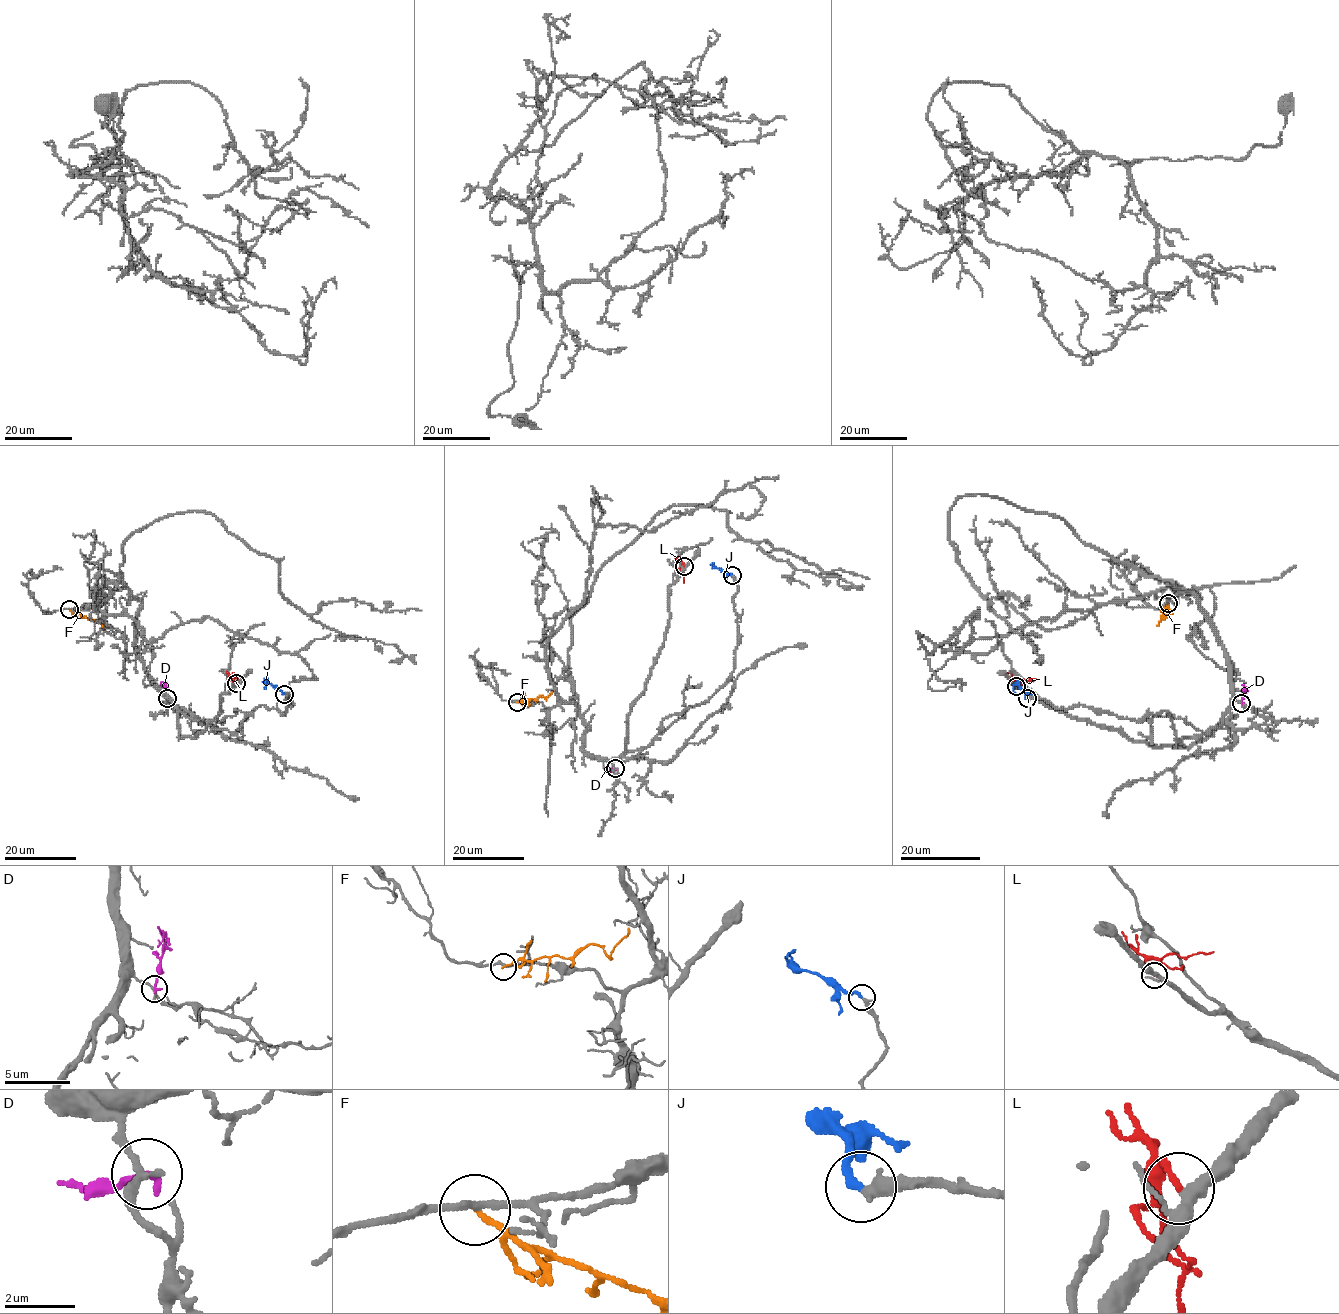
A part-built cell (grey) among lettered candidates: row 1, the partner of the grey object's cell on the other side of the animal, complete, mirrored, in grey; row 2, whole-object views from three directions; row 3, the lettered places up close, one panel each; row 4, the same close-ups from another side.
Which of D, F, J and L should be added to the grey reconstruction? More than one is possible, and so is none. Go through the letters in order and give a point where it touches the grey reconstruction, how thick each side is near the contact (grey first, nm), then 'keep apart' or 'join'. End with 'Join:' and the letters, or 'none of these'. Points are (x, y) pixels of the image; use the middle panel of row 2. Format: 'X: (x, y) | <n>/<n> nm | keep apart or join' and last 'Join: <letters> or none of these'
D: (615, 768) | 220/220 nm | keep apart
F: (517, 702) | 200/150 nm | keep apart
J: (732, 575) | 400/240 nm | join
L: (684, 566) | 280/150 nm | keep apart
Join: J

